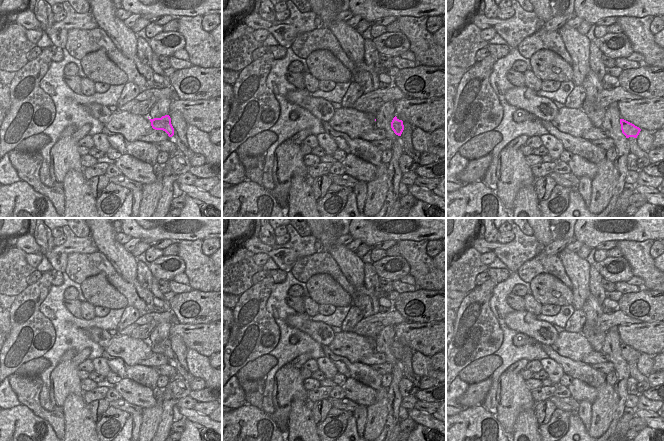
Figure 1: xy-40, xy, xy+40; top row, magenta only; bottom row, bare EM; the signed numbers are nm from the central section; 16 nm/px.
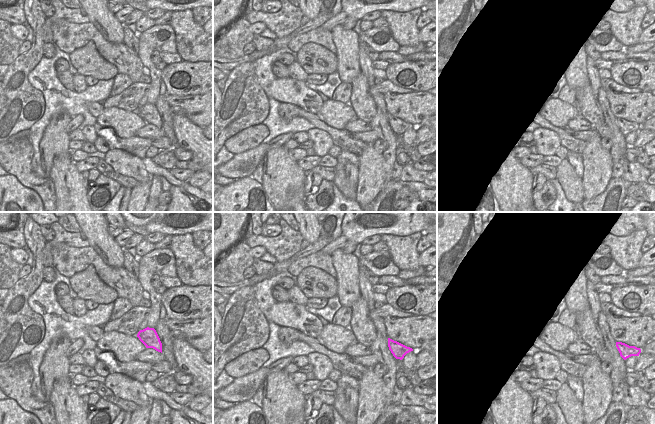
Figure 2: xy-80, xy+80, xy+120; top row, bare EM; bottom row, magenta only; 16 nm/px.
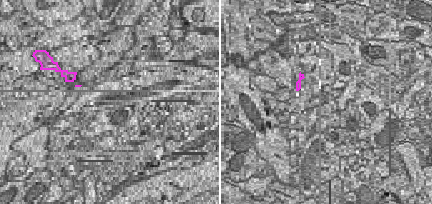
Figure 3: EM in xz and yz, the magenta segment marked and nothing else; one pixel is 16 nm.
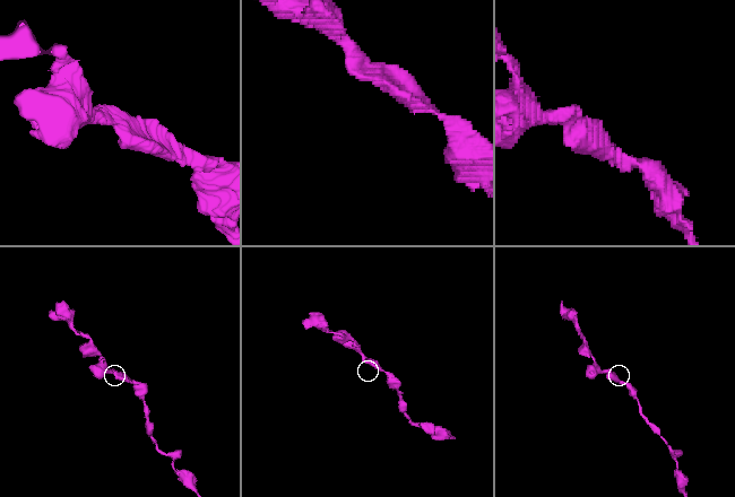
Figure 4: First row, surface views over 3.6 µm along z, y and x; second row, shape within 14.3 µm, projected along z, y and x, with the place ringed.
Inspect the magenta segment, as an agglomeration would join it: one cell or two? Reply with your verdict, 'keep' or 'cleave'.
keep

